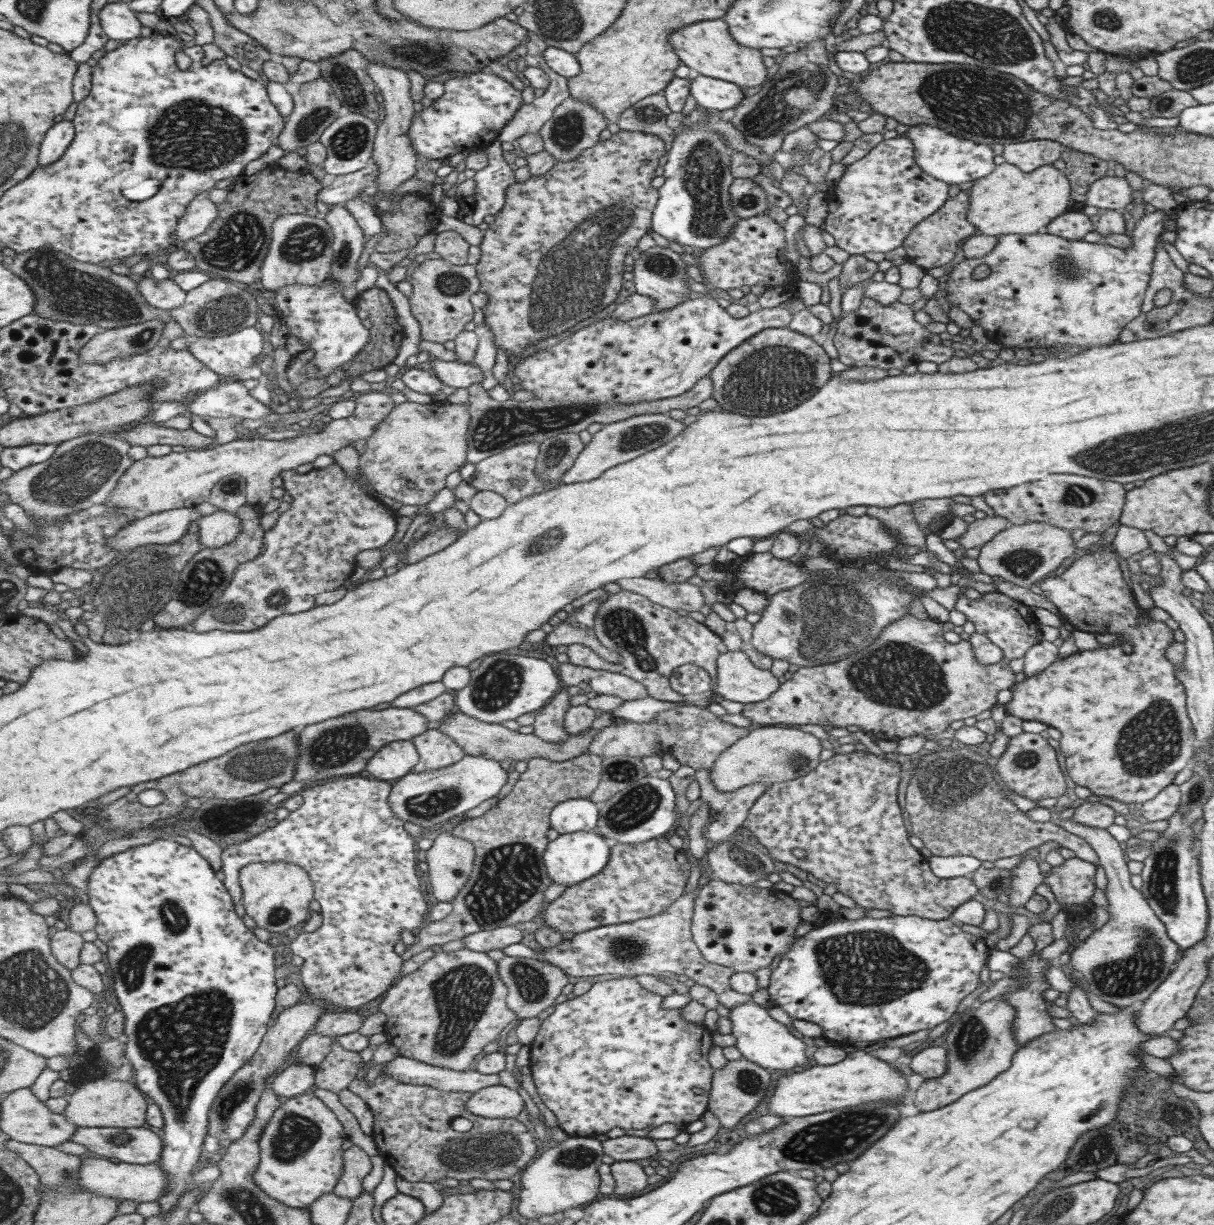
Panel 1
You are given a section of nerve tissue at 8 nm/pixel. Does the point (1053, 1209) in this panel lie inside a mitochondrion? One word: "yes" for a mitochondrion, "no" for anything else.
yes

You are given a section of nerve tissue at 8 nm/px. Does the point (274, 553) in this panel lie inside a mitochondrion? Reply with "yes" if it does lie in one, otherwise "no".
no

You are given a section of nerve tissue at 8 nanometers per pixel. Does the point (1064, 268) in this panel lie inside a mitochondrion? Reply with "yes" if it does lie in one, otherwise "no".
yes

